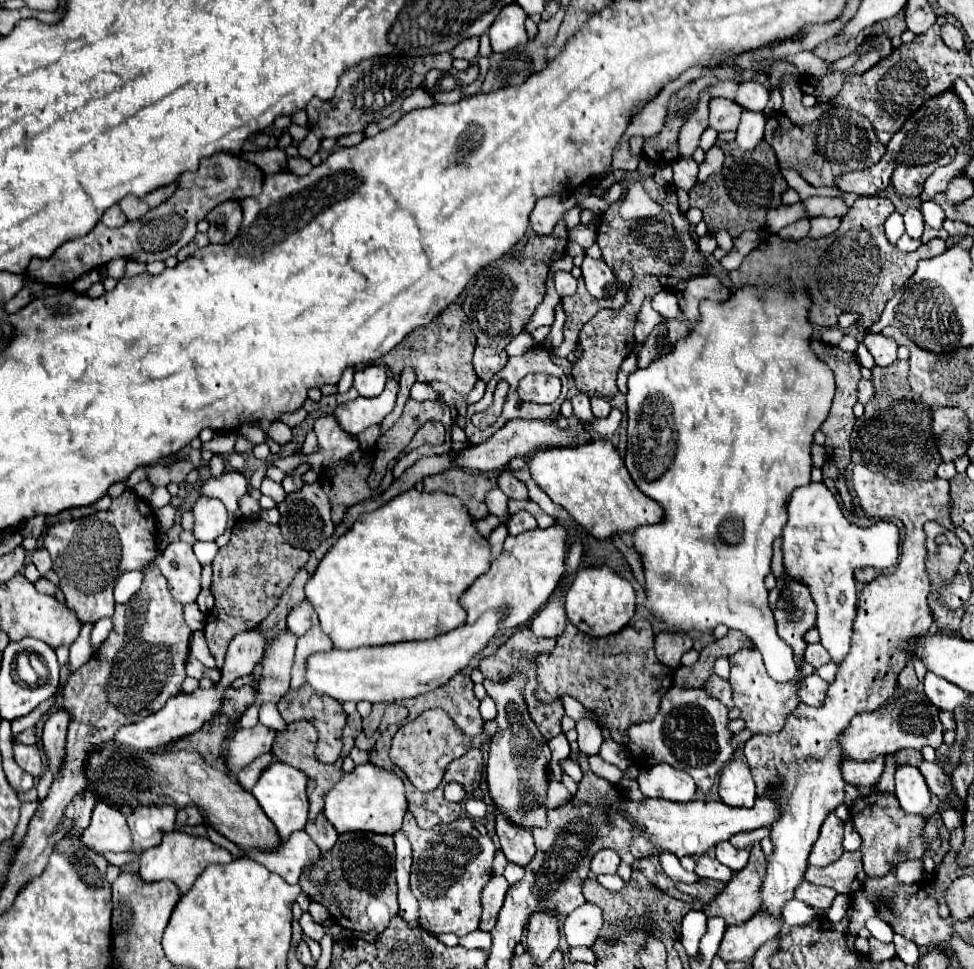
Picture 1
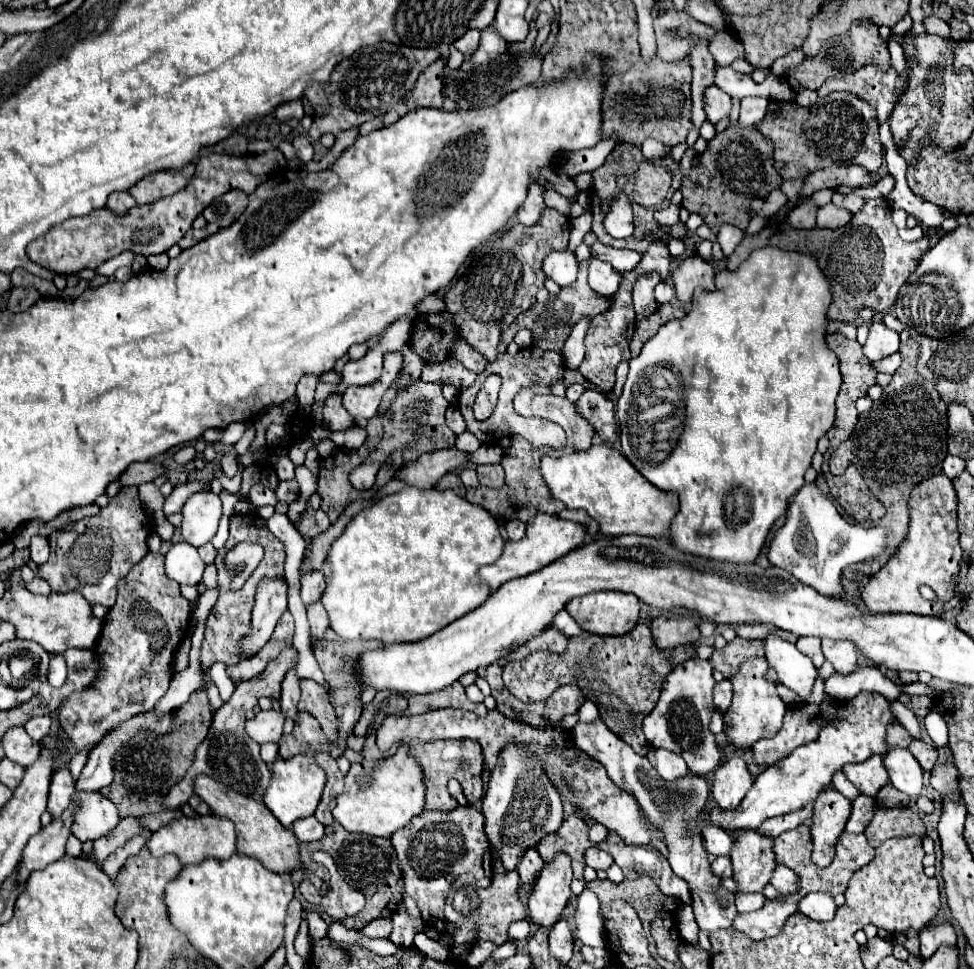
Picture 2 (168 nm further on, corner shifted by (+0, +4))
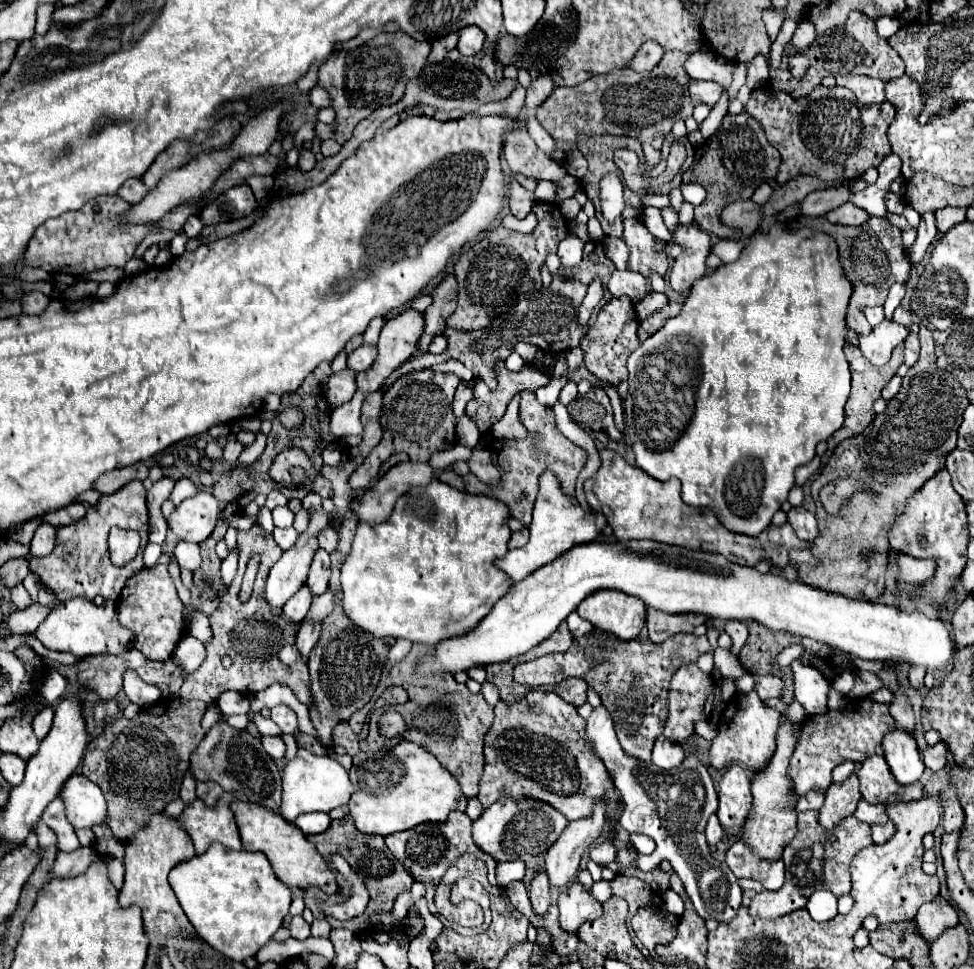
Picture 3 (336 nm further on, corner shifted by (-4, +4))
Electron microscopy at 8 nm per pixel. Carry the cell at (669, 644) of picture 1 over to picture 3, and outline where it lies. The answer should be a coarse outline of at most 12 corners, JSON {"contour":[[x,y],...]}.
{"contour":[[648,609],[648,633],[662,643],[692,633],[702,615],[668,615]]}

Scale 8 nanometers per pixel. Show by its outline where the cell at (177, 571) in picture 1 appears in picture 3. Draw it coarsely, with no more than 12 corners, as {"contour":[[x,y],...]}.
{"contour":[[180,541],[174,557],[180,567],[192,573],[202,567],[200,547]]}

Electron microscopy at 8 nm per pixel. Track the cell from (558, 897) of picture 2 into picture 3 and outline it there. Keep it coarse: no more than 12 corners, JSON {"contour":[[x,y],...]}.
{"contour":[[606,807],[570,821],[546,851],[550,887],[574,883],[582,853],[606,823]]}

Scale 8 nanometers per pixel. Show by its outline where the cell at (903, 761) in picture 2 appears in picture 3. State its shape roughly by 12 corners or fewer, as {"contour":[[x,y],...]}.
{"contour":[[888,733],[884,759],[900,785],[920,781],[926,767],[914,737]]}

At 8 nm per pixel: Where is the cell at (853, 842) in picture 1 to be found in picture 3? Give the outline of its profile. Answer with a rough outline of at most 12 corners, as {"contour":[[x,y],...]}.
{"contour":[[858,803],[854,817],[868,825],[888,821],[882,803]]}

